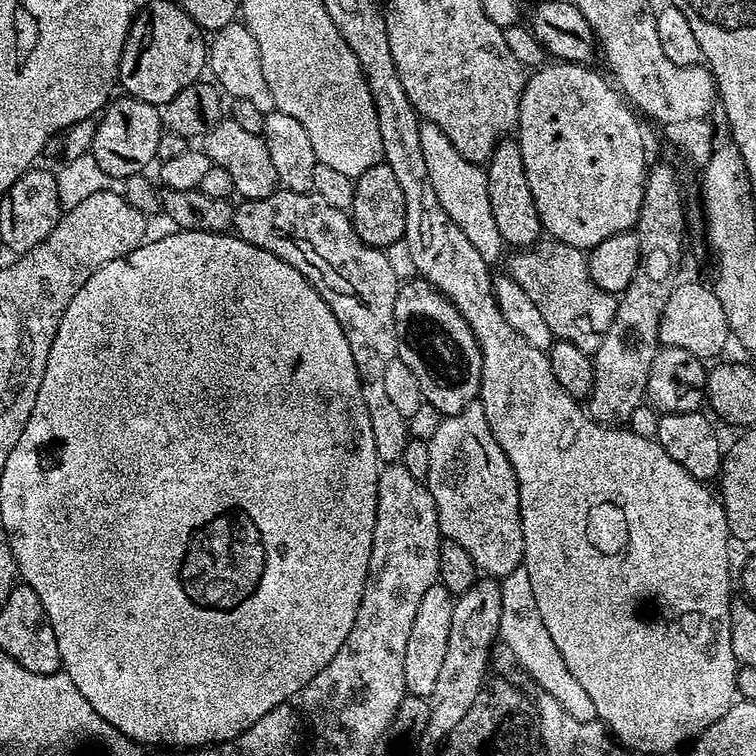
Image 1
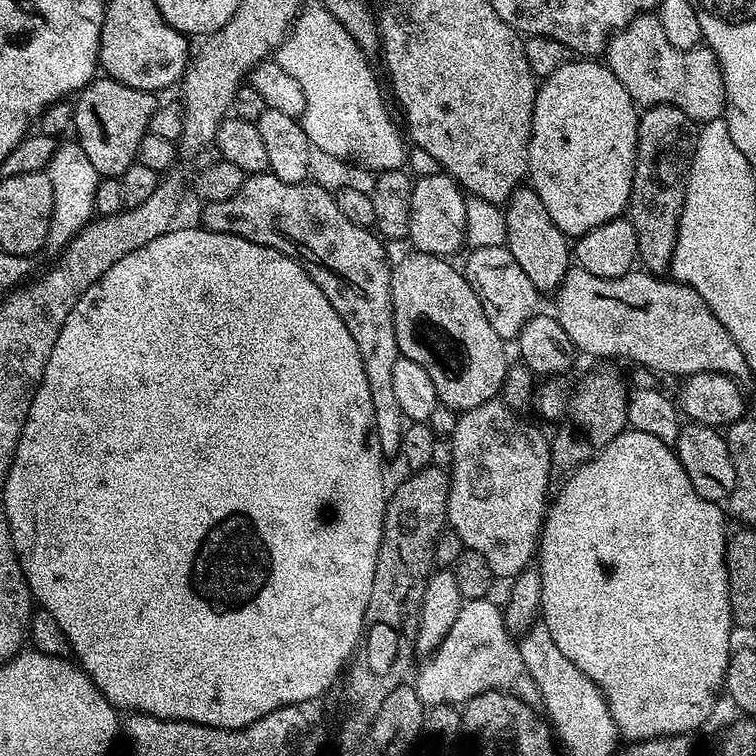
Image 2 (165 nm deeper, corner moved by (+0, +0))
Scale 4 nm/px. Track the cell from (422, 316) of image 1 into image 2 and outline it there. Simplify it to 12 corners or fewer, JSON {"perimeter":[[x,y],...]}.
{"perimeter":[[392,264],[400,355],[458,414],[501,395],[506,340],[467,275]]}

